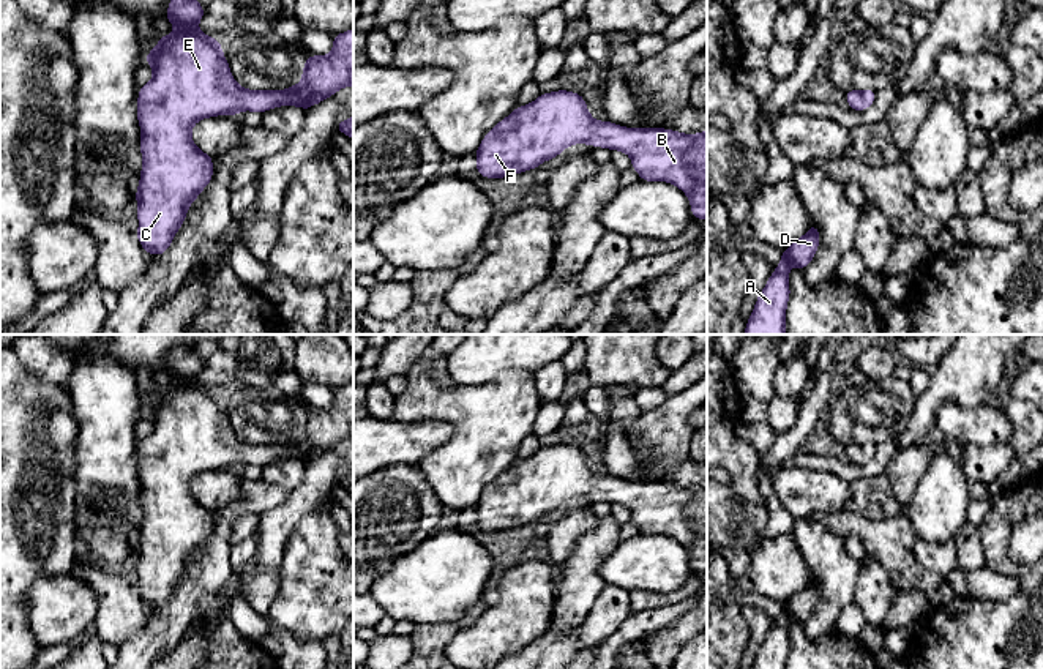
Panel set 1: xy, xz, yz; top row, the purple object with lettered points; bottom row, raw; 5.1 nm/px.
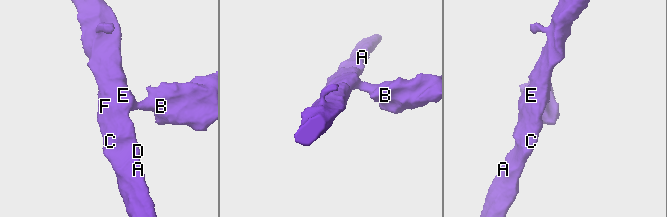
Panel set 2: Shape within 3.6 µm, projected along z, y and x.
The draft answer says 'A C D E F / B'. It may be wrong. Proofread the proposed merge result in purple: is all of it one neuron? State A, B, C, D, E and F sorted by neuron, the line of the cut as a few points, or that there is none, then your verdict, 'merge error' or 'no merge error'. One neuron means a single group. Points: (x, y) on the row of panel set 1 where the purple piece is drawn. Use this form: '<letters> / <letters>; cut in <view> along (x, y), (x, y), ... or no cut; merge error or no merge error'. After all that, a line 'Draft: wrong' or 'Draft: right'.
A B C D E F; no cut; no merge error
Draft: wrong

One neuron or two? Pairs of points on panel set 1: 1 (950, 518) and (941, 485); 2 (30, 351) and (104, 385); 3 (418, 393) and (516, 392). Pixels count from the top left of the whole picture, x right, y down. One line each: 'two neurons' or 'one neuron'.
1: one neuron
2: two neurons
3: one neuron

